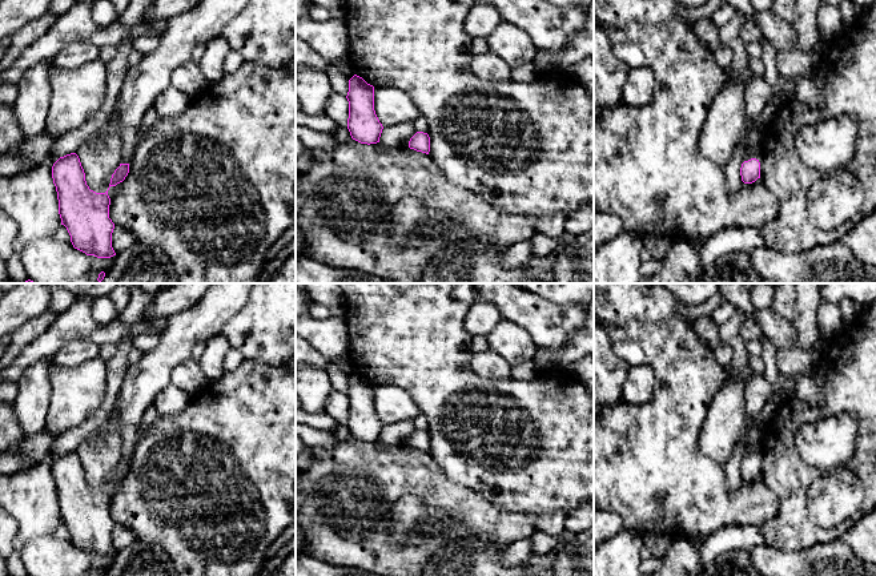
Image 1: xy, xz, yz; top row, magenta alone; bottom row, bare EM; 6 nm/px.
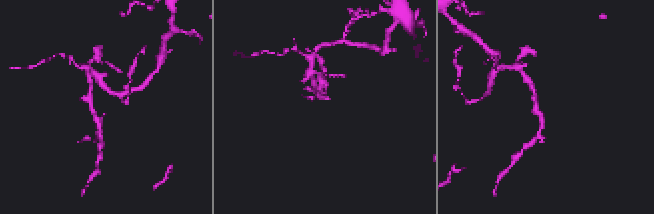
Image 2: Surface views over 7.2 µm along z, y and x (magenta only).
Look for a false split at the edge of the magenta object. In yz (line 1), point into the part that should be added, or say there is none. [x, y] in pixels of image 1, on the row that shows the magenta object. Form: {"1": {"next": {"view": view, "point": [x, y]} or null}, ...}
{"1": {"next": {"view": "yz", "point": [758, 154]}}}

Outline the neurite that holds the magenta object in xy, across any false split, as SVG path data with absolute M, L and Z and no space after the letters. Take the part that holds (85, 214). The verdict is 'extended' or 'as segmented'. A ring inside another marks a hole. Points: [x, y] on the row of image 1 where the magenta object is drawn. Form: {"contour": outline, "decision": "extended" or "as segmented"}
{"contour": "M76 153L60 157L53 164L52 178L61 225L67 227L73 247L97 258L116 255L112 247L114 223L109 218L108 190L96 193L89 189Z", "decision": "as segmented"}

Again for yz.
{"contour": "M762 149L744 156L740 176L744 184L752 184L760 178L760 164L763 161Z", "decision": "extended"}

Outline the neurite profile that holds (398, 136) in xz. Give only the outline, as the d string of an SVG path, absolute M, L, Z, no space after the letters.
M413 124L385 126L379 142L386 146L409 148L410 138L417 133Z

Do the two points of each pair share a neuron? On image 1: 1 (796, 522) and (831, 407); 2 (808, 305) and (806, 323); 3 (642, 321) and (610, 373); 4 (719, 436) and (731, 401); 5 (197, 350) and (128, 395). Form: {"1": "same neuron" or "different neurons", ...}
{"1": "same neuron", "2": "same neuron", "3": "different neurons", "4": "same neuron", "5": "different neurons"}

